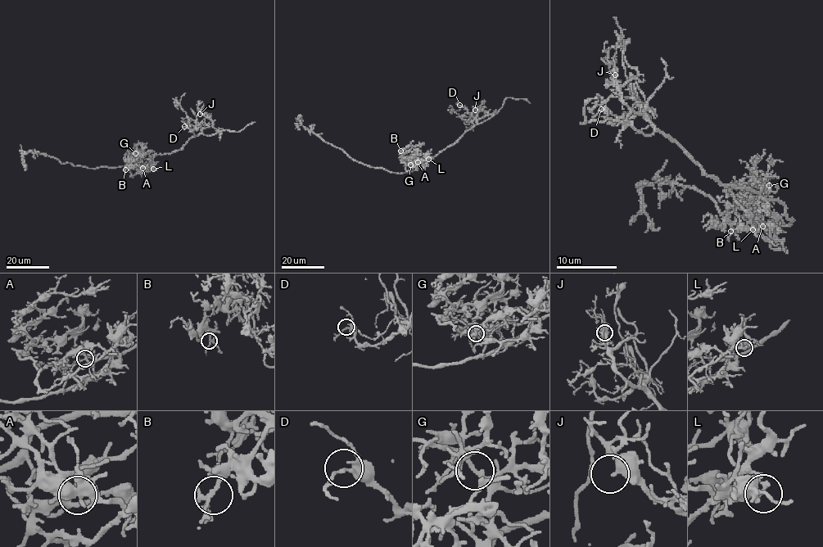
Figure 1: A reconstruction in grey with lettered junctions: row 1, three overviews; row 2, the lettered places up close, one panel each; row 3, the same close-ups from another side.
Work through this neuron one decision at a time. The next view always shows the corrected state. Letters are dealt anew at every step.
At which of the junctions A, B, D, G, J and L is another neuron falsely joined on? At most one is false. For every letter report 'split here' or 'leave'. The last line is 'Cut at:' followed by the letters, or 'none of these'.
A: split here
B: leave
D: leave
G: leave
J: leave
L: leave
Cut at: A

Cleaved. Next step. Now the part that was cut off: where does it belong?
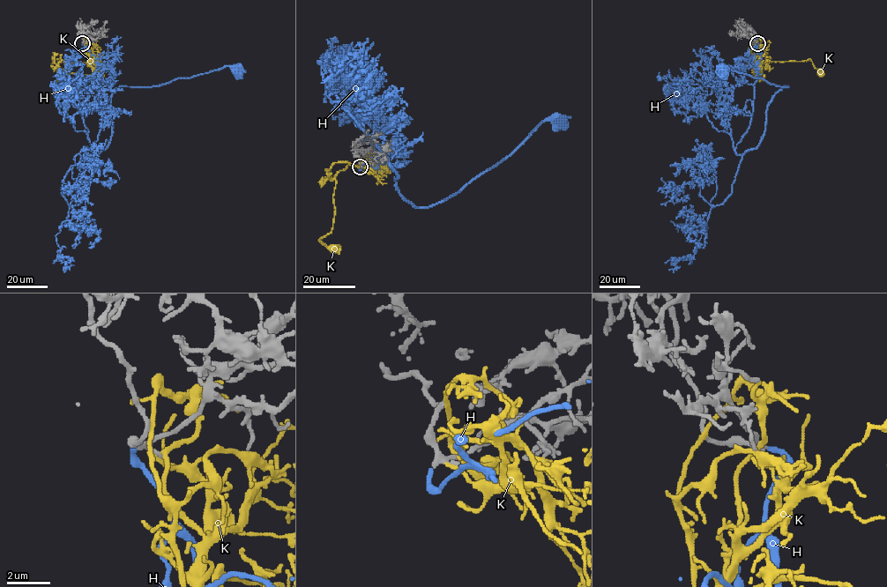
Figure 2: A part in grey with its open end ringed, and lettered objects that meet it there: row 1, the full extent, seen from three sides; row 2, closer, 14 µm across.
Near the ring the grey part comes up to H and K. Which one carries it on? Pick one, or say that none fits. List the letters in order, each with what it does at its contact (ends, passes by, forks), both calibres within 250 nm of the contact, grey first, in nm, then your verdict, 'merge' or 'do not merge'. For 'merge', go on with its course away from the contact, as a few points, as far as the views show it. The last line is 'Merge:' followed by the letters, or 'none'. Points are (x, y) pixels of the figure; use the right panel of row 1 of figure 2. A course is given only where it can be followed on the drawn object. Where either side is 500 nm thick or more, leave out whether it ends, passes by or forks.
H: it ends; calibres 200 and 200 nm; merge; course (757, 42), (753, 111), (735, 152), (743, 154), (758, 144), (767, 105), (788, 86), (721, 69)
K: it forks; calibres 220 and 140 nm; do not merge
Merge: H

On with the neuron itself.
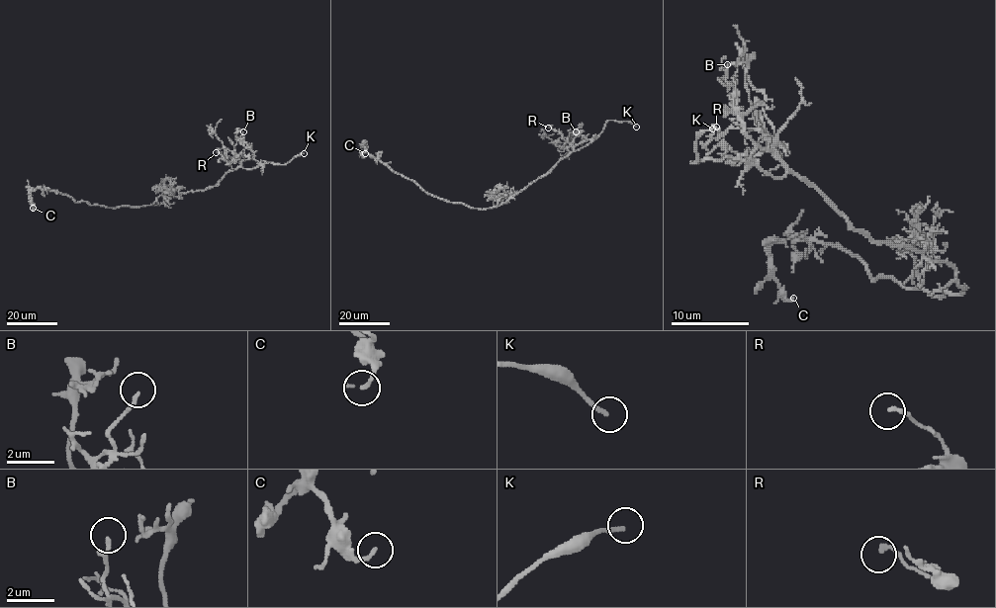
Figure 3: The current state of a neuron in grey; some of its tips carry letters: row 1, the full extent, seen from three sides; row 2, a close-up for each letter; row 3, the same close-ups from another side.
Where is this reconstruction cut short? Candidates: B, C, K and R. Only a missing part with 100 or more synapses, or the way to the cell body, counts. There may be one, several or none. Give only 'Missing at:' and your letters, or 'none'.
Missing at: K

